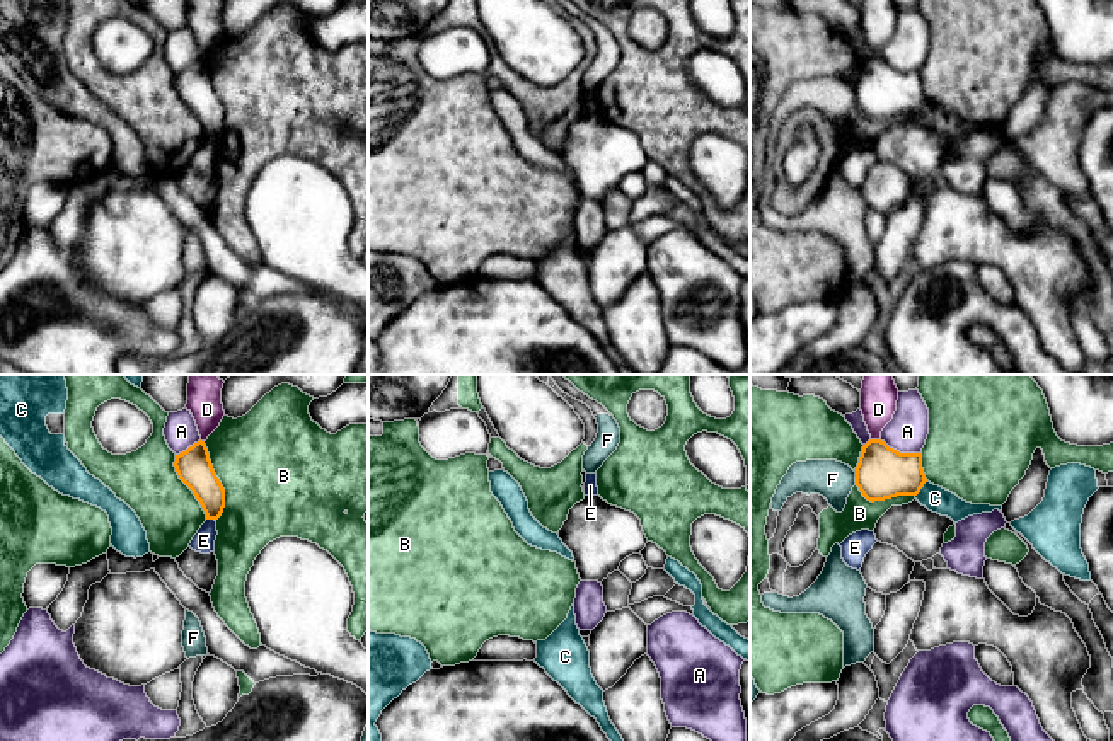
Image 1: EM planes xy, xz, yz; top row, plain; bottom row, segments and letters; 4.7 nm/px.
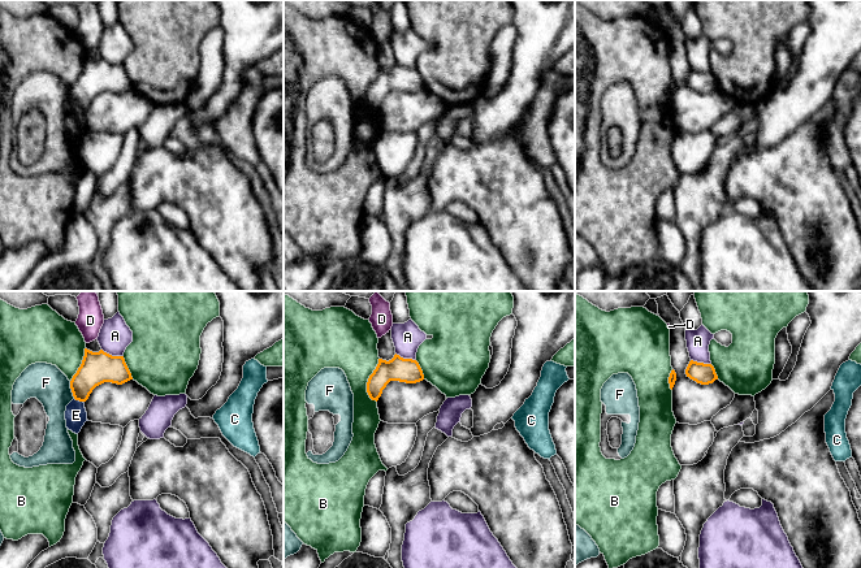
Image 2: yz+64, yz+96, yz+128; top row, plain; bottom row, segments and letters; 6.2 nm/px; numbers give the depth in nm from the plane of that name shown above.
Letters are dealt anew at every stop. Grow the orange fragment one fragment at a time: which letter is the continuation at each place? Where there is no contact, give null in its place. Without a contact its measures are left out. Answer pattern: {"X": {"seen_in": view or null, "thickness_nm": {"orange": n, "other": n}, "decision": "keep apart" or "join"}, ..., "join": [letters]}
{"A": {"seen_in": "yz", "thickness_nm": {"orange": 240, "other": 190}, "decision": "keep apart"}, "B": {"seen_in": "xy", "thickness_nm": {"orange": 170, "other": 480}, "decision": "keep apart"}, "C": {"seen_in": "yz", "thickness_nm": {"orange": 240, "other": 120}, "decision": "keep apart"}, "D": {"seen_in": "yz", "thickness_nm": {"orange": 240, "other": 180}, "decision": "keep apart"}, "E": {"seen_in": "xy", "thickness_nm": {"orange": 170, "other": 100}, "decision": "keep apart"}, "F": {"seen_in": "yz", "thickness_nm": {"orange": 240, "other": 180}, "decision": "keep apart"}, "join": []}

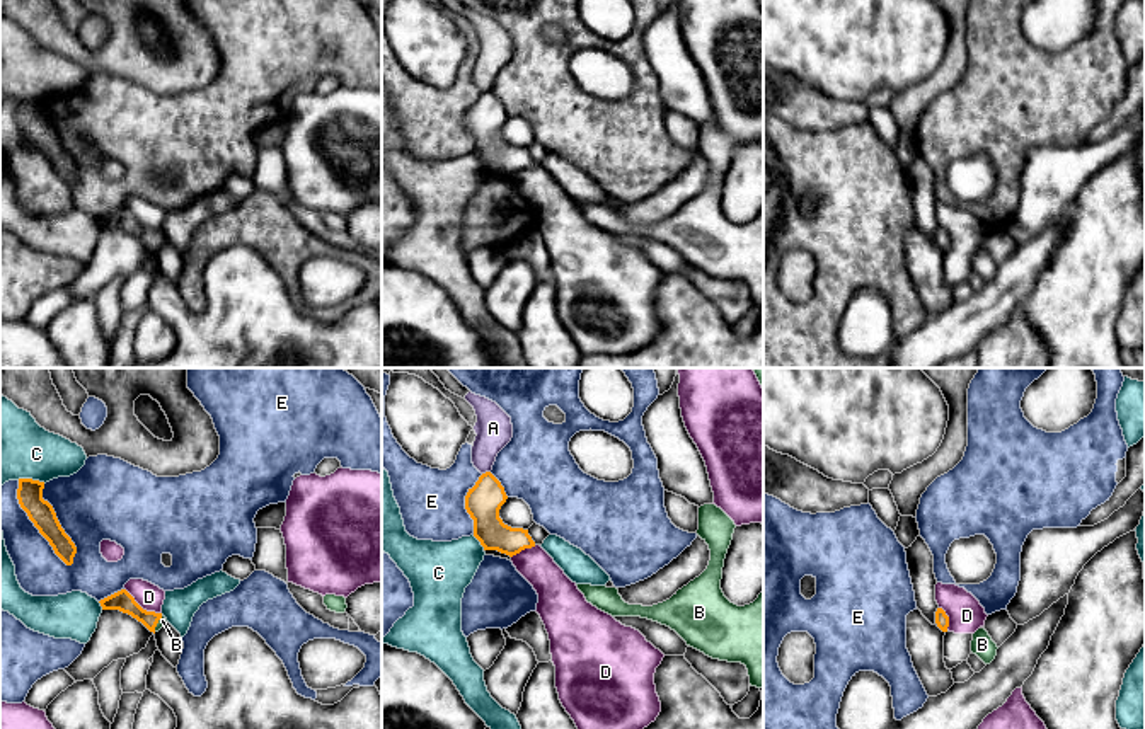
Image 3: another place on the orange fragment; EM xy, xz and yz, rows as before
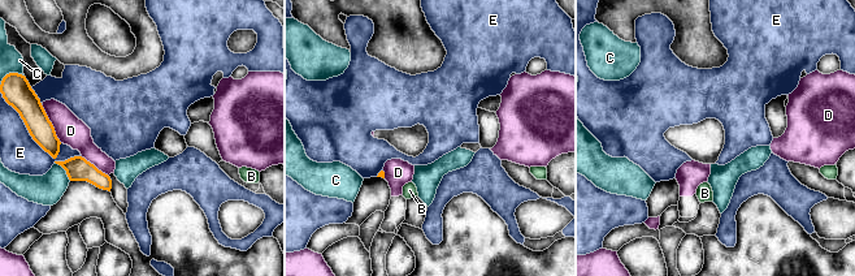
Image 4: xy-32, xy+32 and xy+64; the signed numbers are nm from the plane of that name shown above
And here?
{"A": {"seen_in": "xz", "thickness_nm": {"orange": 170, "other": 170}, "decision": "keep apart"}, "B": {"seen_in": "xy", "thickness_nm": {"orange": 90, "other": 40}, "decision": "join"}, "C": {"seen_in": "xy", "thickness_nm": {"orange": 120, "other": 360}, "decision": "keep apart"}, "D": {"seen_in": "xy", "thickness_nm": {"orange": 90, "other": 120}, "decision": "keep apart"}, "E": {"seen_in": "xy", "thickness_nm": {"orange": 120, "other": 280}, "decision": "keep apart"}, "join": ["B"]}

